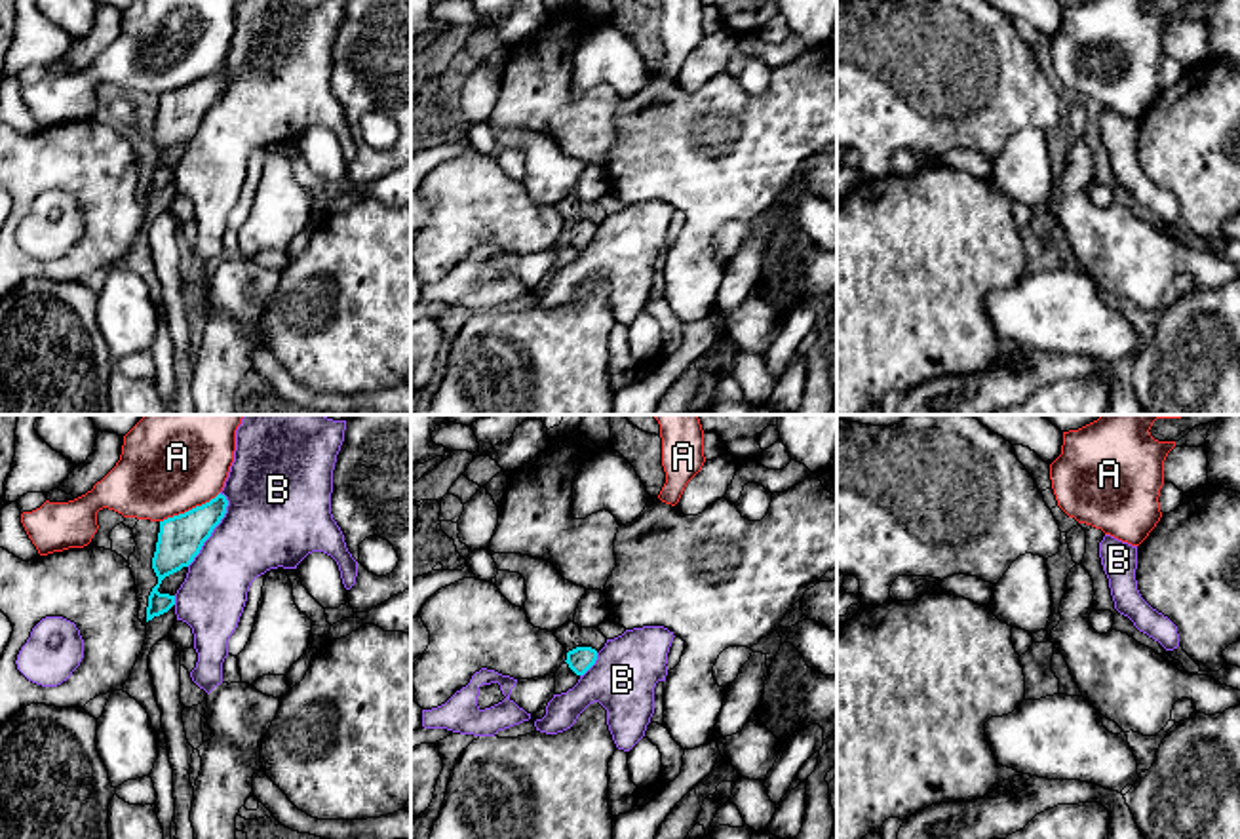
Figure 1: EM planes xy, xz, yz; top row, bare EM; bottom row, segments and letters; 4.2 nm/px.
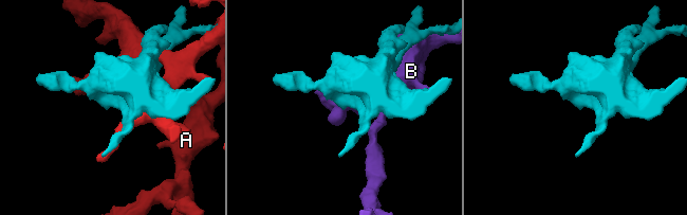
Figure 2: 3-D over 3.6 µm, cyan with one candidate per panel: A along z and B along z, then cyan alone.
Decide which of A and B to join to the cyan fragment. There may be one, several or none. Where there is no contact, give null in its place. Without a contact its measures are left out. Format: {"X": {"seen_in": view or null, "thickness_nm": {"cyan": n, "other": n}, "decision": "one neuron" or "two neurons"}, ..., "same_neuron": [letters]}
{"A": {"seen_in": "xy", "thickness_nm": {"cyan": 190, "other": 380}, "decision": "two neurons"}, "B": {"seen_in": "xy", "thickness_nm": {"cyan": 190, "other": 380}, "decision": "two neurons"}, "same_neuron": []}

